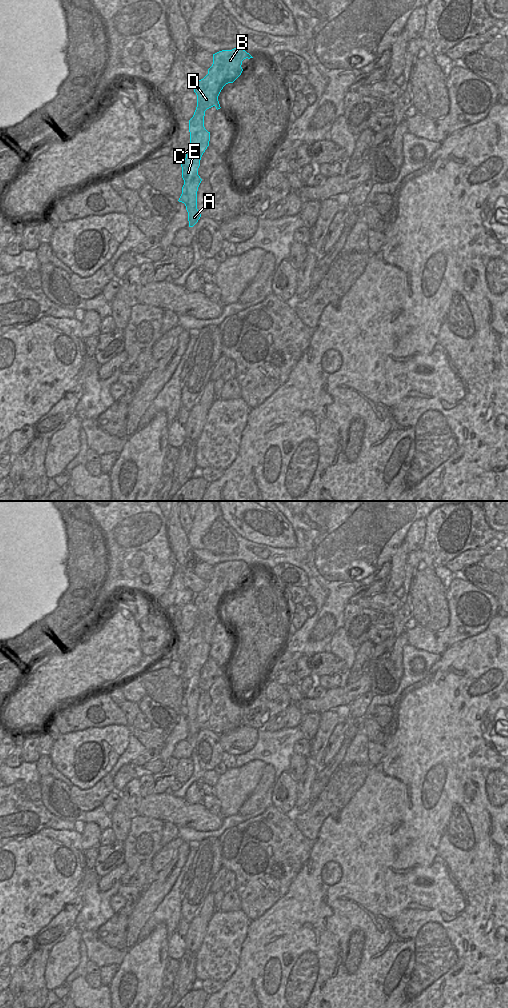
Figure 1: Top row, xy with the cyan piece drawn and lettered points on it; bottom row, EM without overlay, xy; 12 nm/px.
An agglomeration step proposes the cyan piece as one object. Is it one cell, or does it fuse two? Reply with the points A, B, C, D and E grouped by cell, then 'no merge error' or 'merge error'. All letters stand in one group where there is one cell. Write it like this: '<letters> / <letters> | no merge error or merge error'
A / B C D E | merge error

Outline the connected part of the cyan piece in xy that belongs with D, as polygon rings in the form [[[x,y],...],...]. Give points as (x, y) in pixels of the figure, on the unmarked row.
[[[241,560],[222,562],[213,566],[213,576],[208,586],[194,597],[197,607],[197,619],[193,629],[189,632],[190,657],[186,663],[186,670],[181,675],[182,708],[186,708],[186,701],[195,688],[198,688],[200,672],[209,658],[210,644],[204,639],[205,623],[213,618],[220,621],[218,608],[223,599],[233,595],[242,585],[241,579],[244,571],[253,570]]]

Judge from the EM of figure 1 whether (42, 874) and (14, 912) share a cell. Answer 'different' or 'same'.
same

